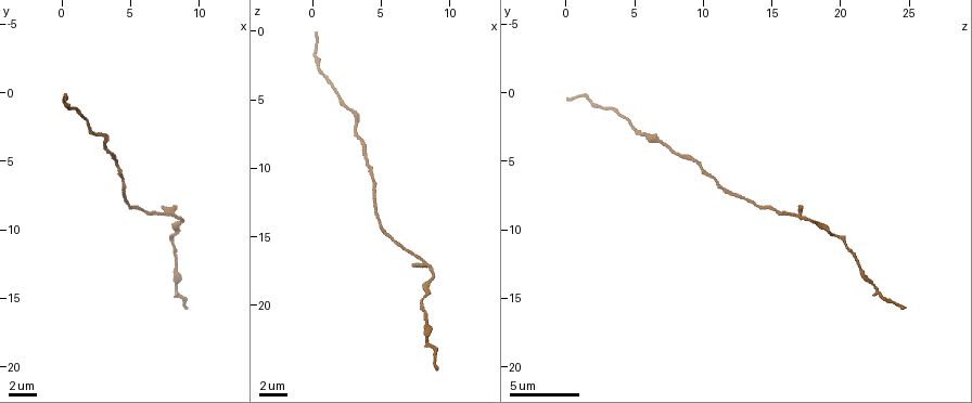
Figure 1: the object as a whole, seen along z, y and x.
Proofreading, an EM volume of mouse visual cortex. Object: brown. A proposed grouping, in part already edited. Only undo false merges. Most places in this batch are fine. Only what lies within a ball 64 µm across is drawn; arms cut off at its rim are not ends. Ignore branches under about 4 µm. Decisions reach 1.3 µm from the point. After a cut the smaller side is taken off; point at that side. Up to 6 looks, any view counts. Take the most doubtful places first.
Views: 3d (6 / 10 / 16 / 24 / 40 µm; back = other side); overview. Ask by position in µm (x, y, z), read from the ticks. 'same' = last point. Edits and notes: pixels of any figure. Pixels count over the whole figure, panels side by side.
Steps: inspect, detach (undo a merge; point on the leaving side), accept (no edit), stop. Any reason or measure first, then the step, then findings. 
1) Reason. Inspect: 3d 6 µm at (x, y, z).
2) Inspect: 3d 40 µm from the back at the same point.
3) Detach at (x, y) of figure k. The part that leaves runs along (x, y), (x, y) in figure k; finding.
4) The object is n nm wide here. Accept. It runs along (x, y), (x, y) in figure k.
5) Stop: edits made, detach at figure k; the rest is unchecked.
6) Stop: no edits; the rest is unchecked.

Thick turns thin. Inspect: 3d 10 µm at (8.8, 9.4, 17.6).

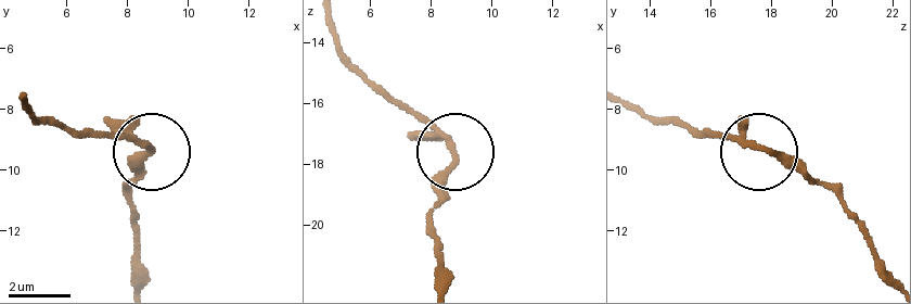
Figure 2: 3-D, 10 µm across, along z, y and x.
Accept. It runs along (28, 108), (150, 143), (129, 198) in figure 2; one cell here.

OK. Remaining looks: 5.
Sudden change in width. Inspect: 3d 10 µm at (2.2, 3.0, 5.4).

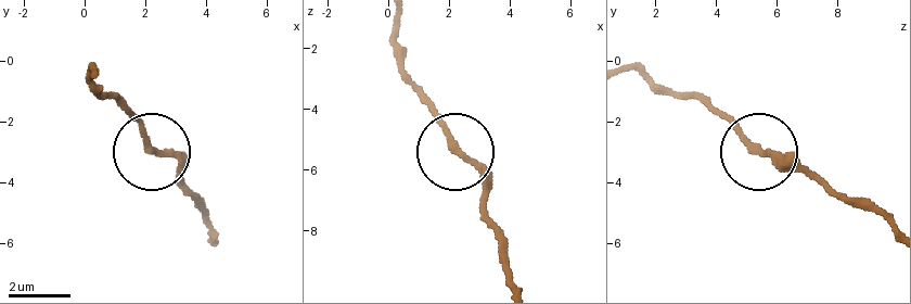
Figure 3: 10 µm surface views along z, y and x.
Accept. It runs along (511, 279), (483, 178), (457, 154), (449, 131), (418, 94) in figure 3; one cell here.

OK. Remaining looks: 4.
Thin neck. Inspect: 3d 10 µm at (4.6, 6.4, 11.0).

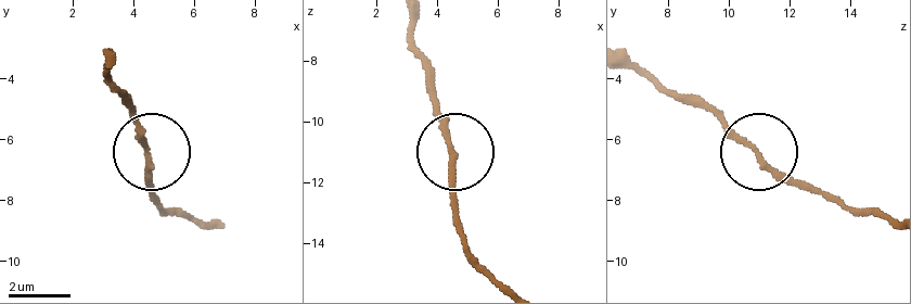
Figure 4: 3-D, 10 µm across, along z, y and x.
Accept. It runs along (457, 215), (451, 140), (436, 96) in figure 4; continuous, no second cell.

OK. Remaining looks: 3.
Stop: no edits; the rest is unchecked.

